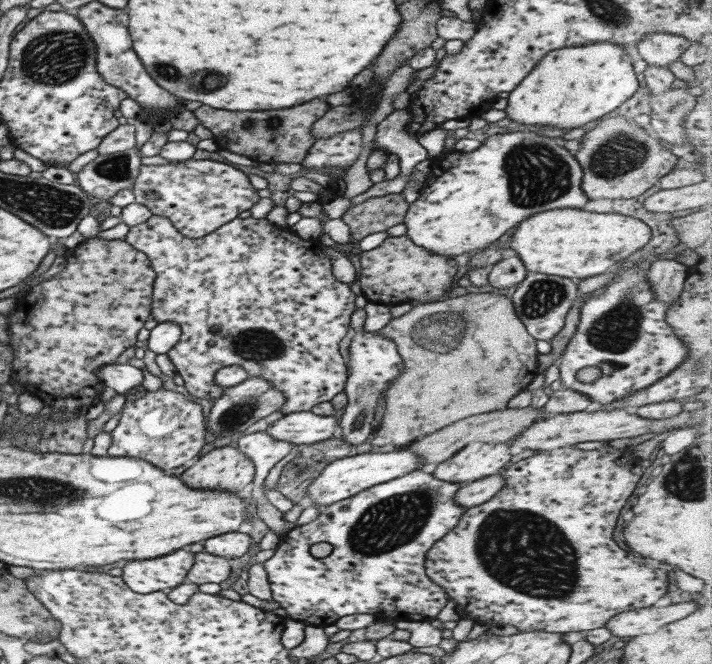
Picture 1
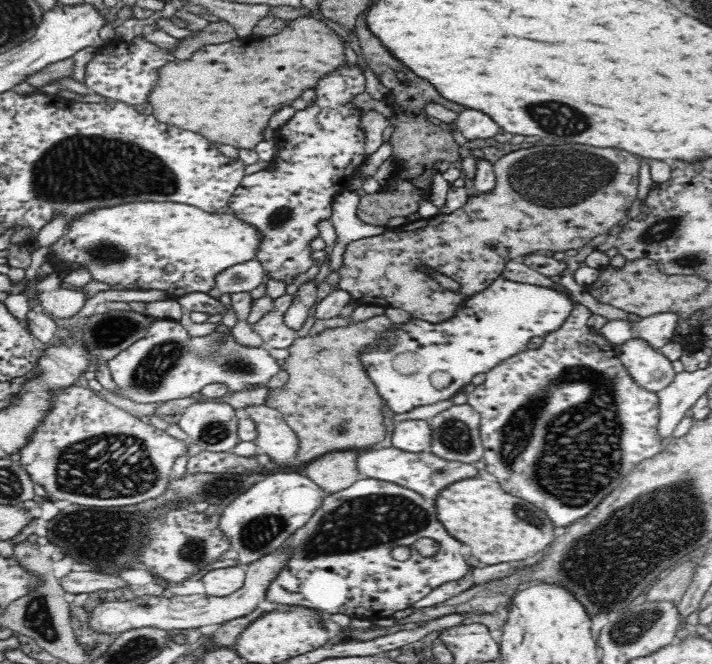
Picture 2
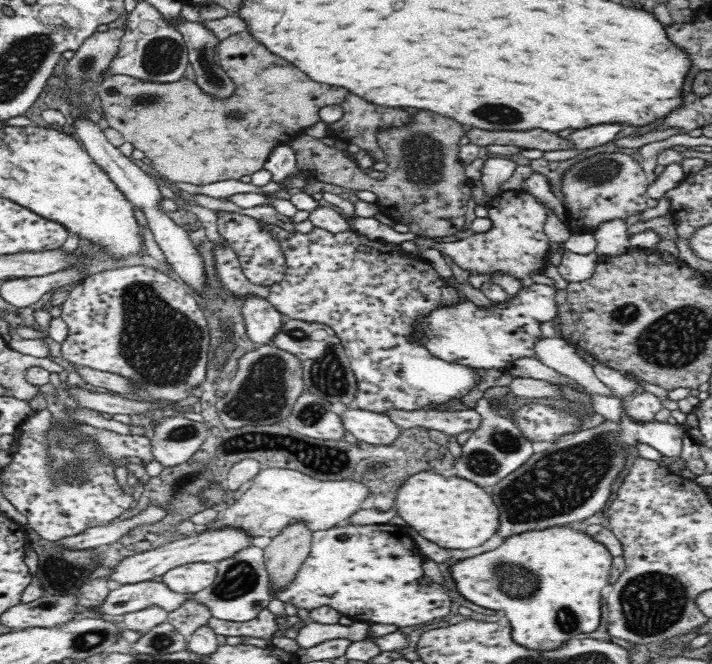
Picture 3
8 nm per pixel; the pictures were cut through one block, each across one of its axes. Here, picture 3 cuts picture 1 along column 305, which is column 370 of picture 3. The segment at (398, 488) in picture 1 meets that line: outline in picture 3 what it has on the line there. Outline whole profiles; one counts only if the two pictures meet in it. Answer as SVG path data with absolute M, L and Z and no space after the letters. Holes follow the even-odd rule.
M401 521L386 524L341 523L326 530L313 532L311 551L298 569L294 580L284 587L276 589L269 586L272 598L282 600L297 610L304 608L310 612L322 606L334 608L356 622L359 627L371 624L391 624L400 628L429 623L444 619L450 612L451 598L444 587L436 582L424 580L424 562L428 558L422 554L416 542ZM339 534L347 534L347 541L340 541ZM424 582L428 584L424 584Z

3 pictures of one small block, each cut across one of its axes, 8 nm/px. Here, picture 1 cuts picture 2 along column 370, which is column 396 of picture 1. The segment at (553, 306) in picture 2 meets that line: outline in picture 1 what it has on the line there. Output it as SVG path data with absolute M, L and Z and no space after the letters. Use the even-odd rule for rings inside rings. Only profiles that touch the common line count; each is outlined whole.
M361 308L353 310L349 320L349 328L353 330L353 336L349 338L349 346L347 346L349 374L347 374L342 390L347 402L343 407L343 414L338 419L338 436L343 442L347 442L351 446L365 442L373 434L373 412L375 412L377 400L384 396L383 392L385 392L387 384L403 372L402 358L396 351L395 344L377 332L363 332L361 330L363 321L365 321L364 310Z

